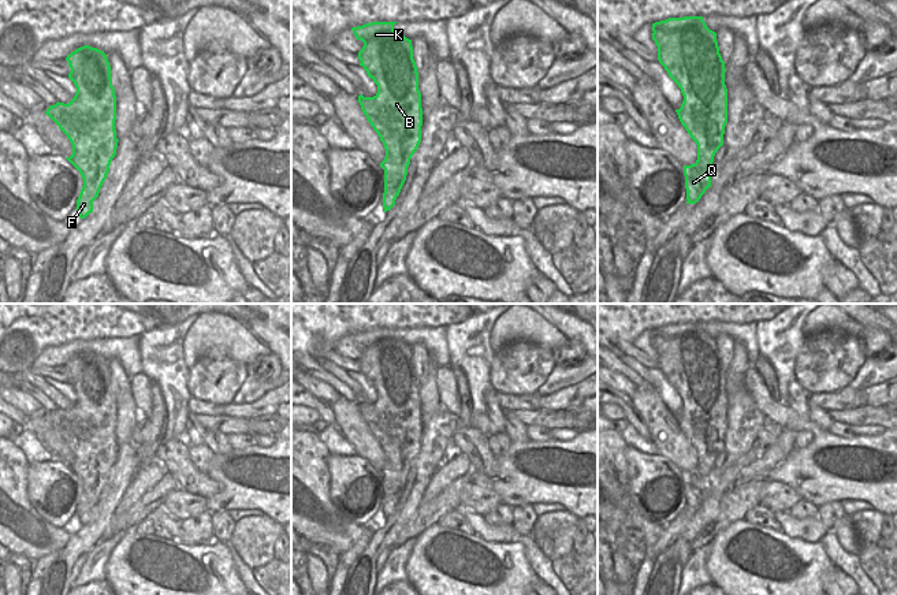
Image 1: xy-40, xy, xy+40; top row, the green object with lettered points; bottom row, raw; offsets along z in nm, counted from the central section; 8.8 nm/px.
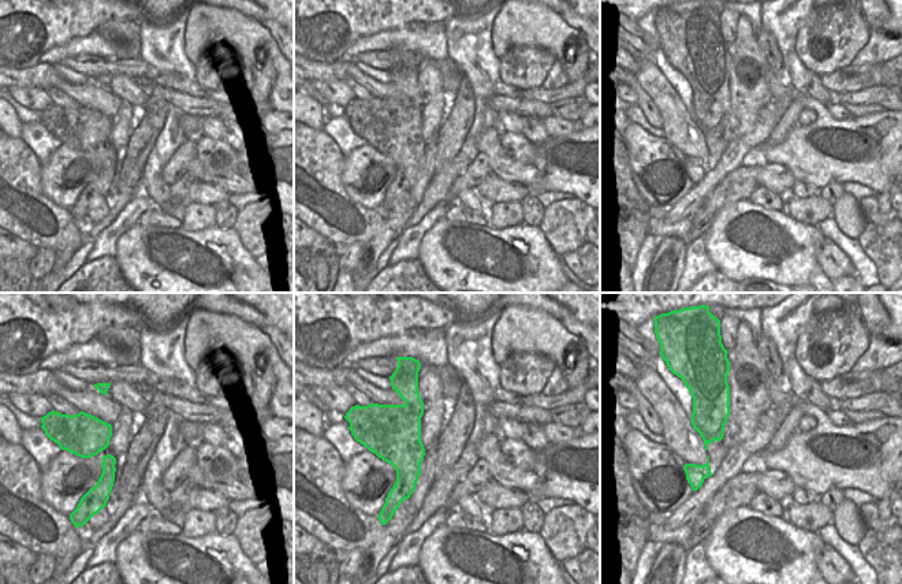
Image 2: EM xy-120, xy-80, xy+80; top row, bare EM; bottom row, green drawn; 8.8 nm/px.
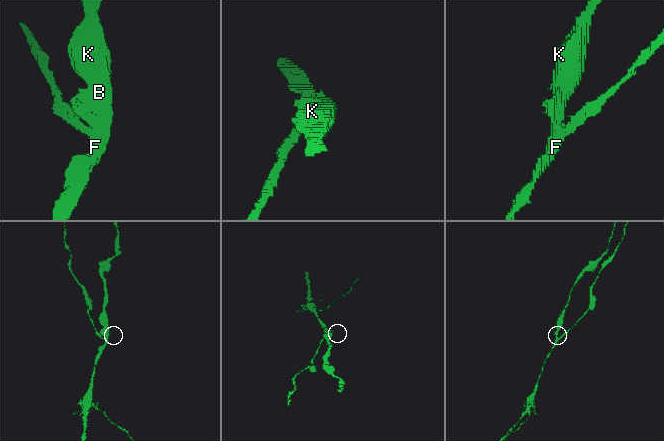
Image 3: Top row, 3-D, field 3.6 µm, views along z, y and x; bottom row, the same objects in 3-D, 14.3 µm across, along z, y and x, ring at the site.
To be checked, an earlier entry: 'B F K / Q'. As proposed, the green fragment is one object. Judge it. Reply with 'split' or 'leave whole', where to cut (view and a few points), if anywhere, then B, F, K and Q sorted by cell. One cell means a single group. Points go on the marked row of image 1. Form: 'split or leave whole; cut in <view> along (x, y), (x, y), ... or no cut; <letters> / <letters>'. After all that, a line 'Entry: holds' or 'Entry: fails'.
split; cut in xy+40 along (696, 163), (704, 173), (704, 182), (702, 193), (688, 201); B F K / Q
Entry: holds

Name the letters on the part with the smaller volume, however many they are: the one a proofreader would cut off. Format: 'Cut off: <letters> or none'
Cut off: Q

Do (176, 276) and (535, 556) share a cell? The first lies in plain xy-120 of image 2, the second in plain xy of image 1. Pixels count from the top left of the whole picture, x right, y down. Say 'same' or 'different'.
different

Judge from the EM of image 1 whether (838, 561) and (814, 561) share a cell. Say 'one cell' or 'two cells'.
two cells

